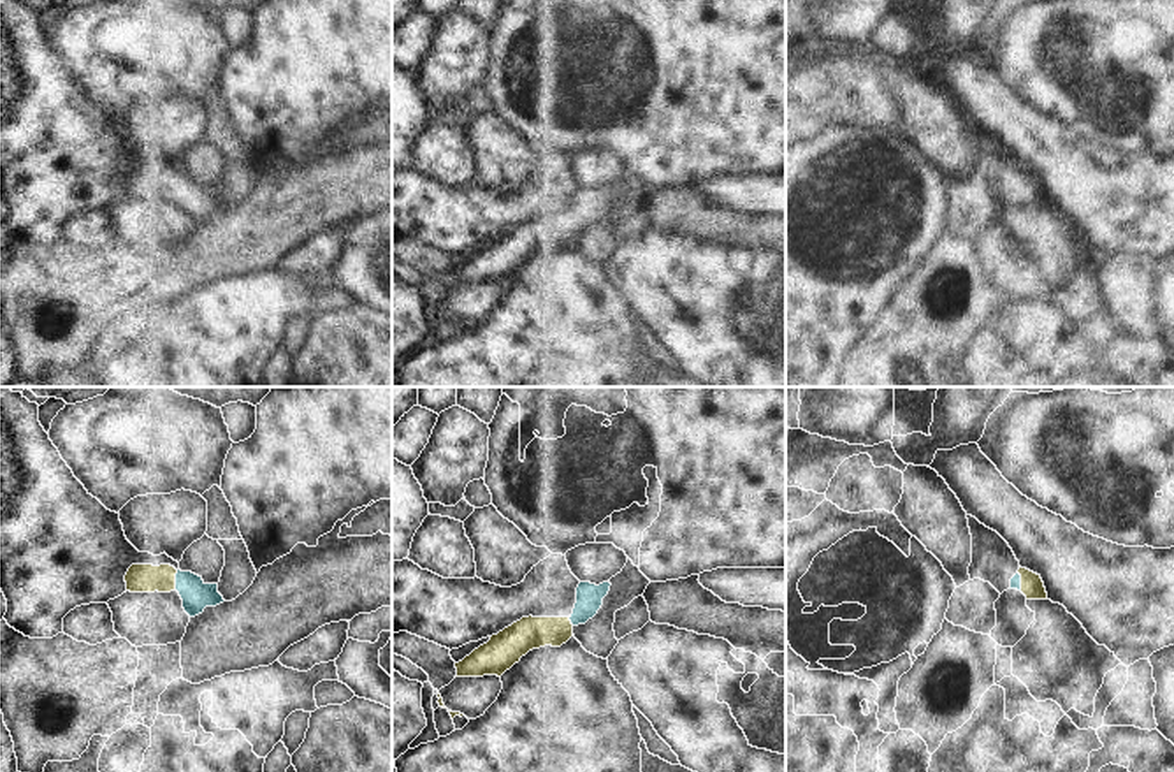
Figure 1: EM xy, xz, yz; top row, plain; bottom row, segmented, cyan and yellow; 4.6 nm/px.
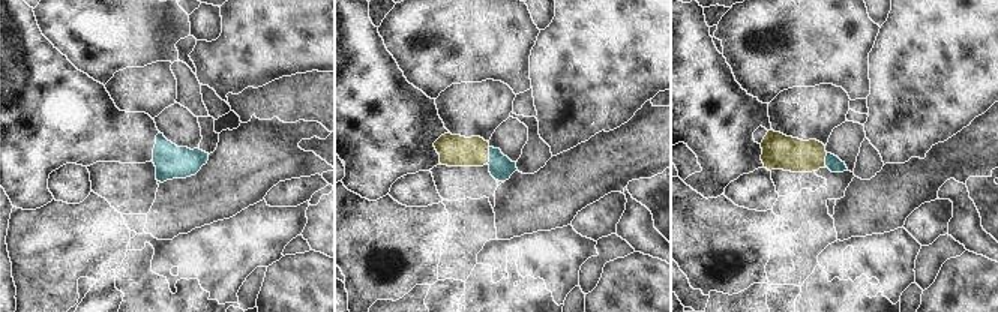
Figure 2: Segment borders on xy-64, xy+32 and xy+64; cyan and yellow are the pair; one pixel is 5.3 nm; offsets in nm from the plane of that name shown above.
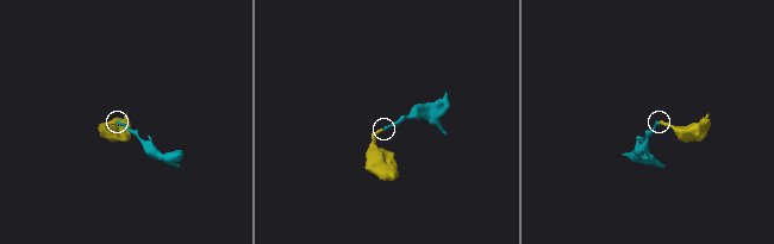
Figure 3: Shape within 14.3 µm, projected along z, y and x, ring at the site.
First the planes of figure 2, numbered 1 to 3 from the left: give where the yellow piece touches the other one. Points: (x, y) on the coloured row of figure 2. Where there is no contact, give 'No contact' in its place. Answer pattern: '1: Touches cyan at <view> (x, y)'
1: No contact
2: Touches cyan at xy+32 (489, 156)
3: Touches cyan at xy+64 (826, 159).

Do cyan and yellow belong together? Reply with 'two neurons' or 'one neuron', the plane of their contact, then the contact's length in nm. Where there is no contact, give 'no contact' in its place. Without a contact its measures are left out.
one neuron | xy | 90 nm

